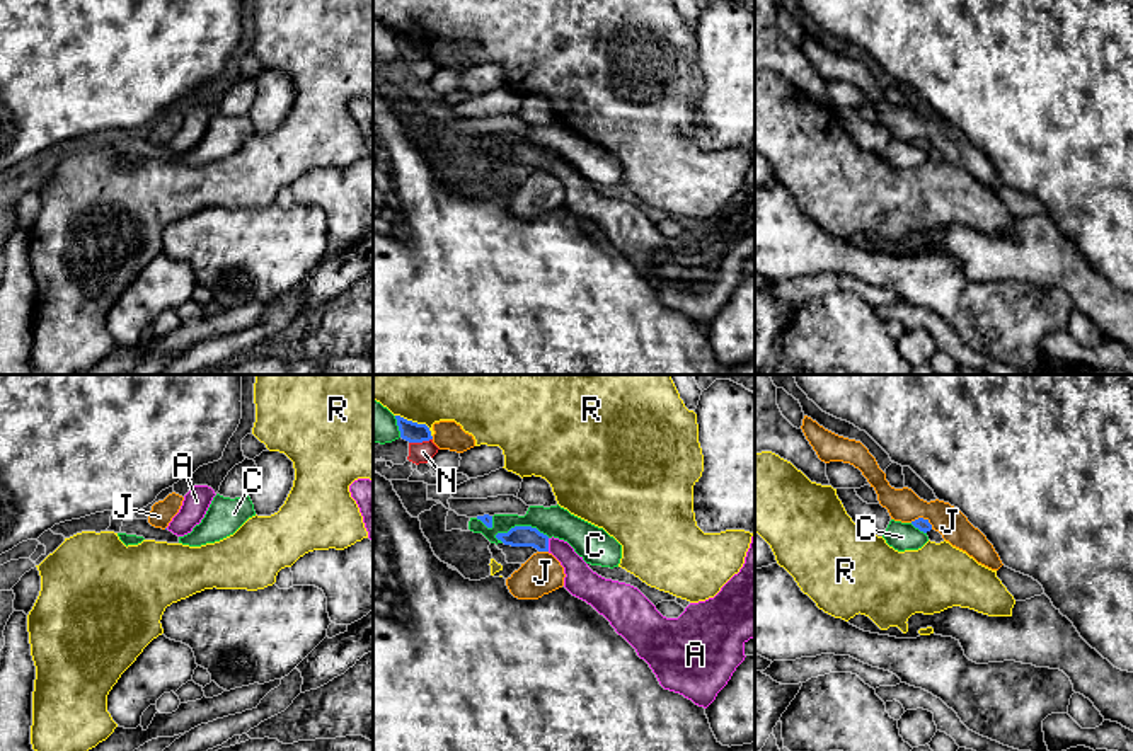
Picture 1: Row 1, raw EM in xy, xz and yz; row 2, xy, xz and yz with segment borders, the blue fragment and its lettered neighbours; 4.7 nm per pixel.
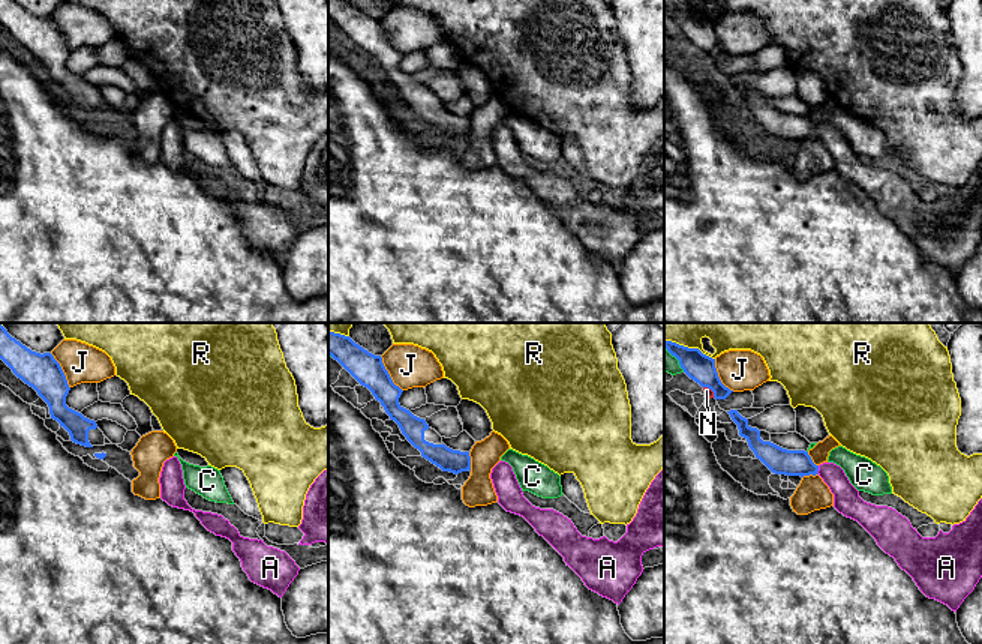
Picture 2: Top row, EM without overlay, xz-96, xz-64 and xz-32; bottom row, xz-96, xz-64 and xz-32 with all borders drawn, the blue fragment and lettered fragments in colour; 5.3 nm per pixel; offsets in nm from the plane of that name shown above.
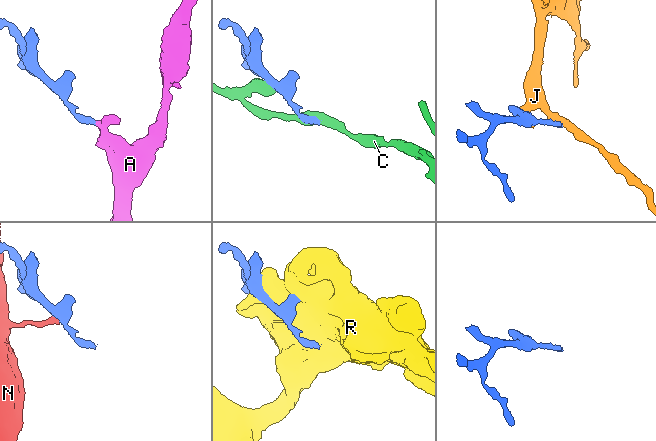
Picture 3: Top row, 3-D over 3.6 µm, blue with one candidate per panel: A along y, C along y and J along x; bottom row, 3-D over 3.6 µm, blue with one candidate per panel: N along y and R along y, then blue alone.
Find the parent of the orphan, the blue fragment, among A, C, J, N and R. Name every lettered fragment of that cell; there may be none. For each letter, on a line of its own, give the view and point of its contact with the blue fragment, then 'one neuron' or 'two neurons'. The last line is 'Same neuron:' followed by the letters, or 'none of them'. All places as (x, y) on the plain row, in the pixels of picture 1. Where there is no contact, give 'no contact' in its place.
A: xz (547, 164) | one neuron
C: xz (522, 145) | two neurons
J: yz (922, 137) | two neurons
N: xz (419, 60) | two neurons
R: xz (416, 41) | two neurons
Same neuron: A

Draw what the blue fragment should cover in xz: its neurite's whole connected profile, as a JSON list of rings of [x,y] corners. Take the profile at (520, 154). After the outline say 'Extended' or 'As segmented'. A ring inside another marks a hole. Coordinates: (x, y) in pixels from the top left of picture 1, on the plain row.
[[[515,145],[497,152],[497,158],[511,165],[533,165],[552,172],[564,186],[564,206],[603,233],[644,278],[664,308],[683,313],[707,327],[745,279],[745,262],[755,255],[755,150],[745,182],[721,209],[705,220],[690,221],[678,237],[663,235],[634,204],[605,198],[593,191],[574,167],[559,157],[549,157],[532,145]]]. Extended

